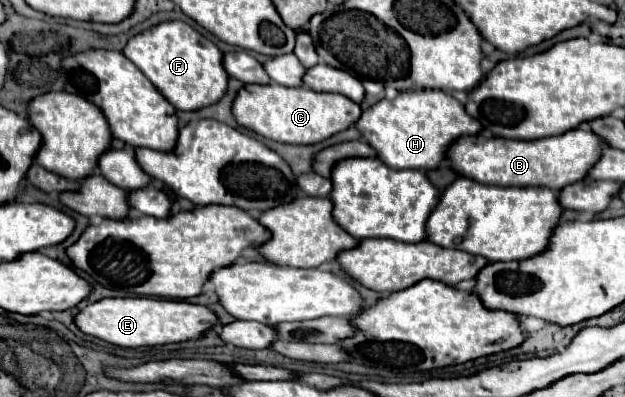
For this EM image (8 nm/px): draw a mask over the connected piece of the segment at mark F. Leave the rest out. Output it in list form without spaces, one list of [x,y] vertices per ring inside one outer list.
[[[180,20],[160,22],[132,36],[122,54],[142,70],[142,74],[164,94],[176,110],[198,110],[222,98],[228,84],[228,74],[222,68],[220,48],[204,38],[198,30]]]

